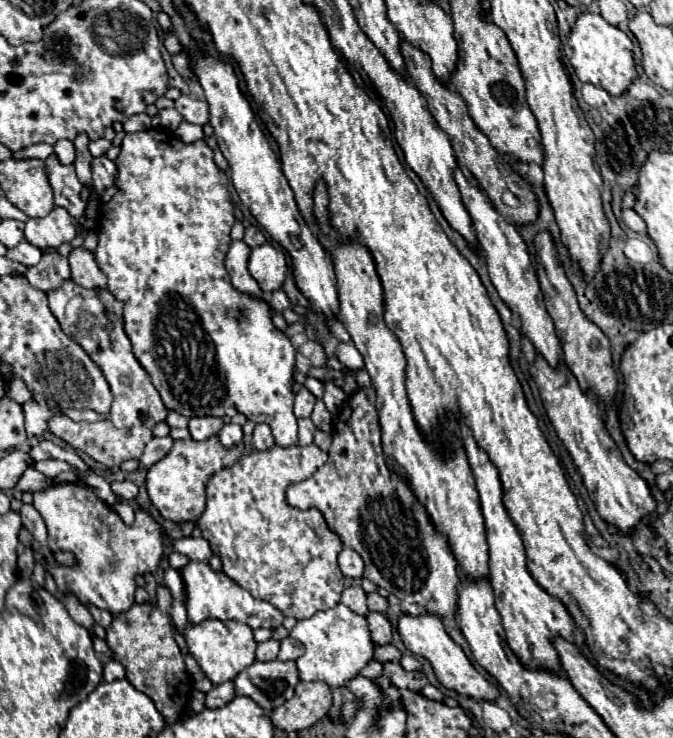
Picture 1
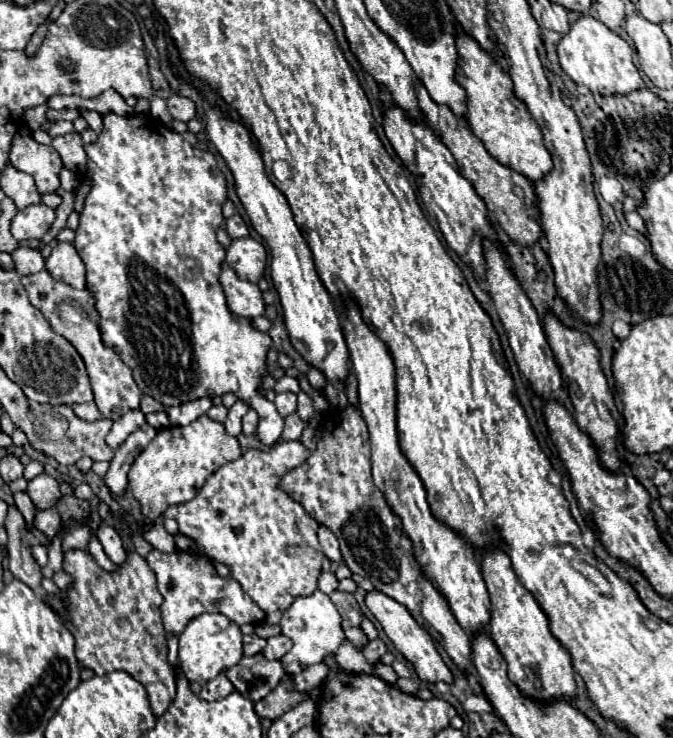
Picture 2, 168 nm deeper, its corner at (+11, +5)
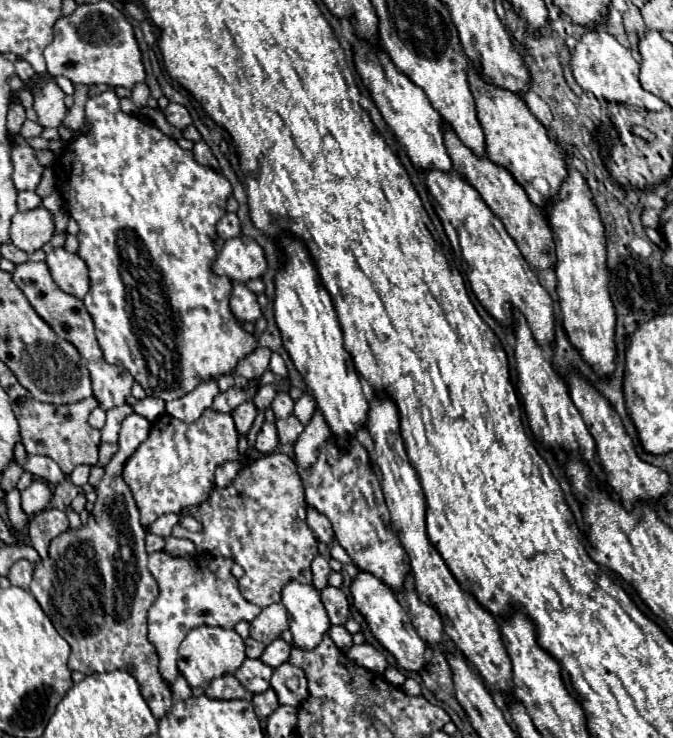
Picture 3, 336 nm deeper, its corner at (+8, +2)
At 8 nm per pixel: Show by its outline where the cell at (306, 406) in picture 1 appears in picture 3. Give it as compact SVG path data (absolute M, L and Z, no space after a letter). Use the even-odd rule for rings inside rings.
M277 392L277 396L273 398L273 404L271 404L271 410L275 414L275 418L287 418L291 412L293 412L293 400L287 392Z

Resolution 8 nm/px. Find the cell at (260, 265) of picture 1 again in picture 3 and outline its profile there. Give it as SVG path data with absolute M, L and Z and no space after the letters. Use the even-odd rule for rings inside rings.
M249 236L229 238L225 246L219 250L217 260L213 264L213 272L231 278L233 282L247 282L253 278L261 278L267 268L265 254L261 246Z

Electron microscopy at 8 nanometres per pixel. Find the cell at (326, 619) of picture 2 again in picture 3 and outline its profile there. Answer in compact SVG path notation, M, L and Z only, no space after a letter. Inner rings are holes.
M287 582L281 590L281 604L287 608L293 644L305 650L315 648L331 626L315 586Z

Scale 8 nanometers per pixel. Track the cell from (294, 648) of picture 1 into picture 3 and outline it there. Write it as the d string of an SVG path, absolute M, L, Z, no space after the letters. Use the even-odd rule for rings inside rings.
M277 638L265 648L265 652L261 654L261 662L265 662L271 668L277 668L289 660L289 652L291 652L291 644L287 644L283 638Z

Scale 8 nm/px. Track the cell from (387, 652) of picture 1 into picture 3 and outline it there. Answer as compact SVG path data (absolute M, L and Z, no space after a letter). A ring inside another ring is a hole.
M327 586L323 590L319 590L321 594L321 602L329 614L329 620L333 624L345 624L347 618L349 618L349 602L347 602L347 596L339 590L339 588L333 588L333 586Z

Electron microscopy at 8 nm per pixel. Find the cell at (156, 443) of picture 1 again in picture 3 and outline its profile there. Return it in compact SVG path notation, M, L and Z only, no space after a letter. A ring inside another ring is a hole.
M131 414L123 420L119 432L119 452L105 466L105 474L101 484L97 486L97 502L91 512L93 522L83 524L81 530L65 530L55 536L49 544L49 558L41 558L33 566L33 582L31 592L37 598L43 612L55 622L55 630L67 640L71 646L69 670L79 670L83 674L95 672L111 672L111 670L127 670L137 682L139 690L151 708L155 718L163 718L171 710L171 688L161 678L157 664L157 652L153 644L147 640L147 612L155 602L159 588L151 572L147 570L147 552L145 552L145 528L139 522L139 510L135 506L133 494L129 486L121 478L121 470L127 458L135 452L135 448L149 436L151 422L139 414Z

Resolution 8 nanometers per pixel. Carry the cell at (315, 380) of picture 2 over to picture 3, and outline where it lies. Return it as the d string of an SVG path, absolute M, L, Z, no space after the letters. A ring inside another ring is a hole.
M315 412L315 416L311 418L311 422L303 428L303 432L299 434L297 442L295 442L295 460L301 468L309 468L315 458L319 448L329 440L331 432L327 422L323 420L323 416L319 412Z

